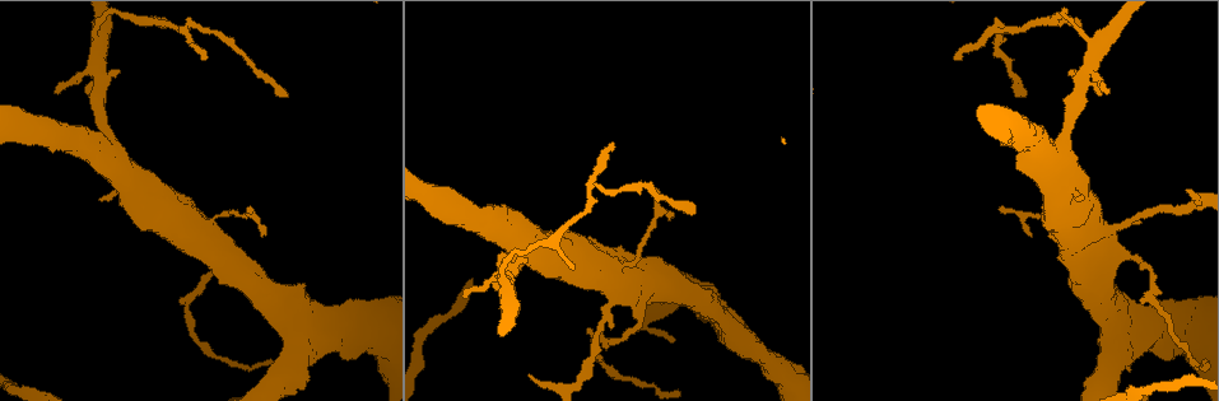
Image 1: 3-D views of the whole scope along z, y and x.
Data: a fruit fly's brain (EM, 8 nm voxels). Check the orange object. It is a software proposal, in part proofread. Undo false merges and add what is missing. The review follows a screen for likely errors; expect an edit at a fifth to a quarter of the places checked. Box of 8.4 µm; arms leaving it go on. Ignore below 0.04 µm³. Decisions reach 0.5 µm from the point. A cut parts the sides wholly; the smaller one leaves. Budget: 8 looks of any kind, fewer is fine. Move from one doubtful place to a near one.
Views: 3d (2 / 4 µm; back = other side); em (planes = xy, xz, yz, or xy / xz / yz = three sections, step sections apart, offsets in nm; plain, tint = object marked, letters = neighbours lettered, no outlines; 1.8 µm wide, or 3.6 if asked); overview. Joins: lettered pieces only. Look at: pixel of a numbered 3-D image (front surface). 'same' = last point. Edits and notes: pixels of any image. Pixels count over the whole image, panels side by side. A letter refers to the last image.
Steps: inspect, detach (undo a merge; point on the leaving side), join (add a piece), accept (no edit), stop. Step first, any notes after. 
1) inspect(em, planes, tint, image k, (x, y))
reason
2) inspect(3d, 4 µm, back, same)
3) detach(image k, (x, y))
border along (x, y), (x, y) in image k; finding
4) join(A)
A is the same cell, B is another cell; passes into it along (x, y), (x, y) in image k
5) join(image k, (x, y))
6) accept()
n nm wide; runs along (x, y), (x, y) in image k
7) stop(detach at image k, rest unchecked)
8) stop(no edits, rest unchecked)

inspect(em, planes, tint, image 1, (1118, 256))
calibre changes

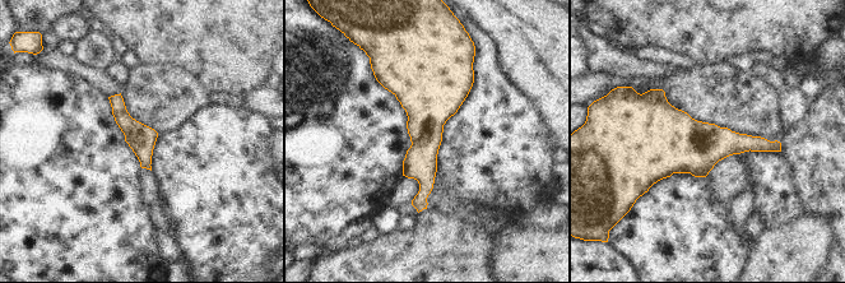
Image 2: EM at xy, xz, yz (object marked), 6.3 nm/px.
inspect(em, planes, letters, same)
what lies round it

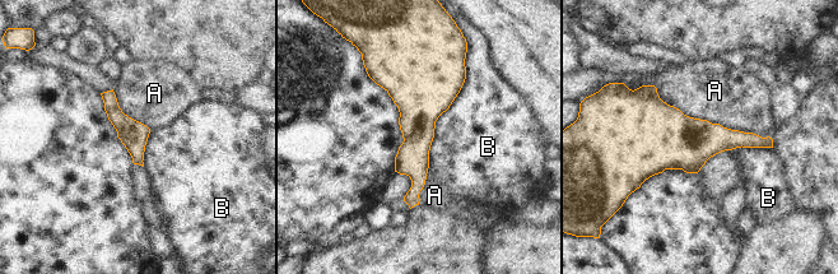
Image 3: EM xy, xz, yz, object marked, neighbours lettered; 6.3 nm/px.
accept()
180 nm wide; A and B are other cells; border along (465, 60), (428, 167) in image 3; one cell here

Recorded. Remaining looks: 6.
inspect(em, xy, step 16, tint, image 1, (530, 377))
an open end

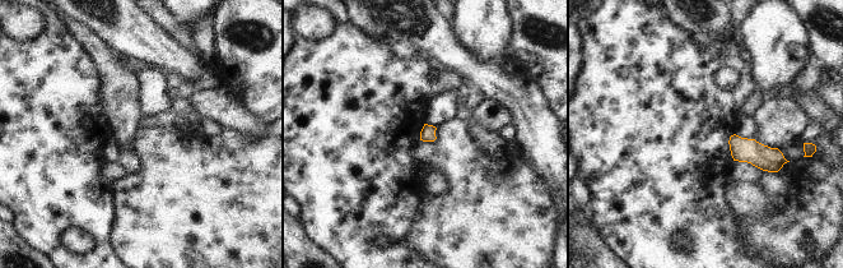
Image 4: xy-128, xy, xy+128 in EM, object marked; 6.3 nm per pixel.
inspect(em, planes, letters, same)
cut it another way

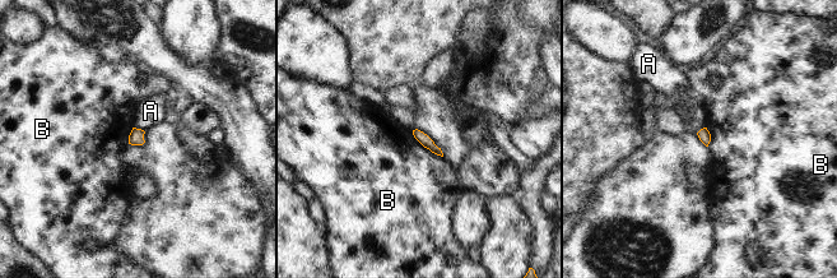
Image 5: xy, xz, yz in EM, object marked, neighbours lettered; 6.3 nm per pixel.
accept()
A and B are other cells; border along (412, 131), (424, 147), (442, 157) in image 5; no lettered piece goes on from it

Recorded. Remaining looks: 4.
inspect(em, xy, step 4, letters, image 1, (1093, 52))
branch point

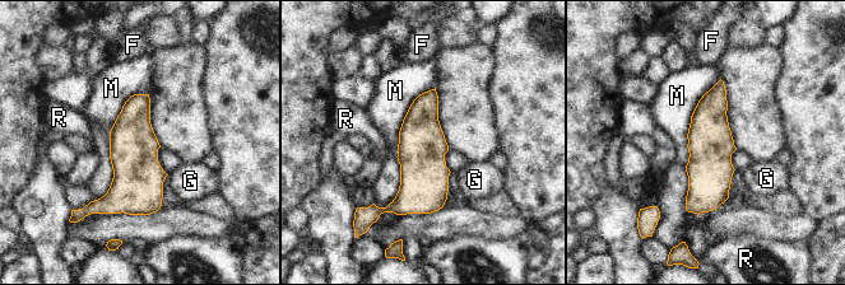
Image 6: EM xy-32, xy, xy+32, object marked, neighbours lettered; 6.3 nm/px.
accept()
F, G, M and R are other cells; runs along (720, 84), (696, 210) in image 6; one cell here

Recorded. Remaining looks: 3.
stop(no edits, rest unchecked)

